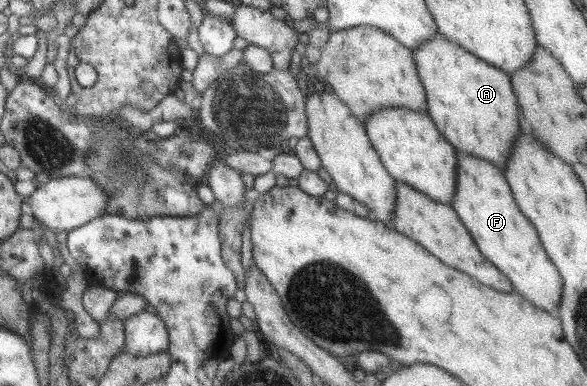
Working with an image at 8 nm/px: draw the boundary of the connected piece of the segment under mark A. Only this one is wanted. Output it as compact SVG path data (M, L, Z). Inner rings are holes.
M438 33L410 51L425 90L426 111L436 129L457 151L487 160L502 170L508 150L520 133L510 75Z

